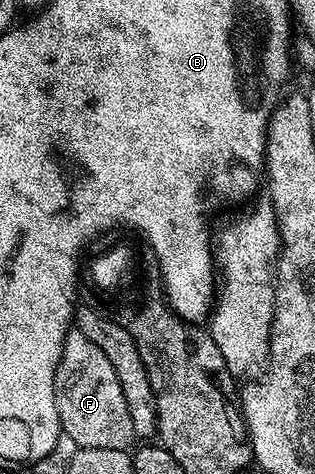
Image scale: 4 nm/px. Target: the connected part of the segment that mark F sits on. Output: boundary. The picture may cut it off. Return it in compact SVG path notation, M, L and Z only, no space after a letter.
M76 328L70 329L65 337L61 359L57 365L55 376L55 404L59 412L61 429L82 450L91 448L111 448L112 450L129 450L134 445L131 428L131 412L127 412L127 400L123 400L123 388L119 388L119 376L115 376L115 368L111 368L111 360L103 356L103 348L99 348L91 340L83 336Z

